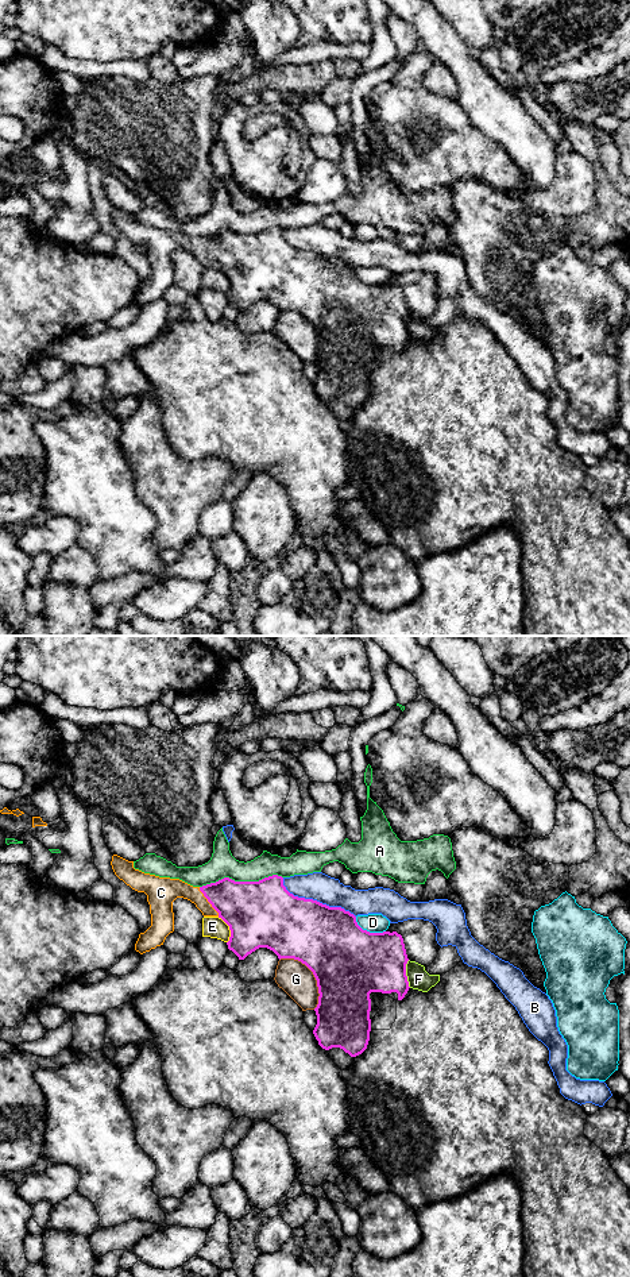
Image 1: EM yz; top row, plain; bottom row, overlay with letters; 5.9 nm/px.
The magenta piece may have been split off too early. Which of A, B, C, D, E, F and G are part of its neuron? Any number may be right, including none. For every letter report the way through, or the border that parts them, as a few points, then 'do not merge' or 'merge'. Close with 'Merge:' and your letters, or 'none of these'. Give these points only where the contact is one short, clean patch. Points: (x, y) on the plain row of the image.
A: do not merge
B: do not merge
C: runs through yz (248, 259), (232, 253), (208, 253), (184, 242), (167, 242); merge
D: do not merge
E: do not merge
F: do not merge
G: do not merge
Merge: C

